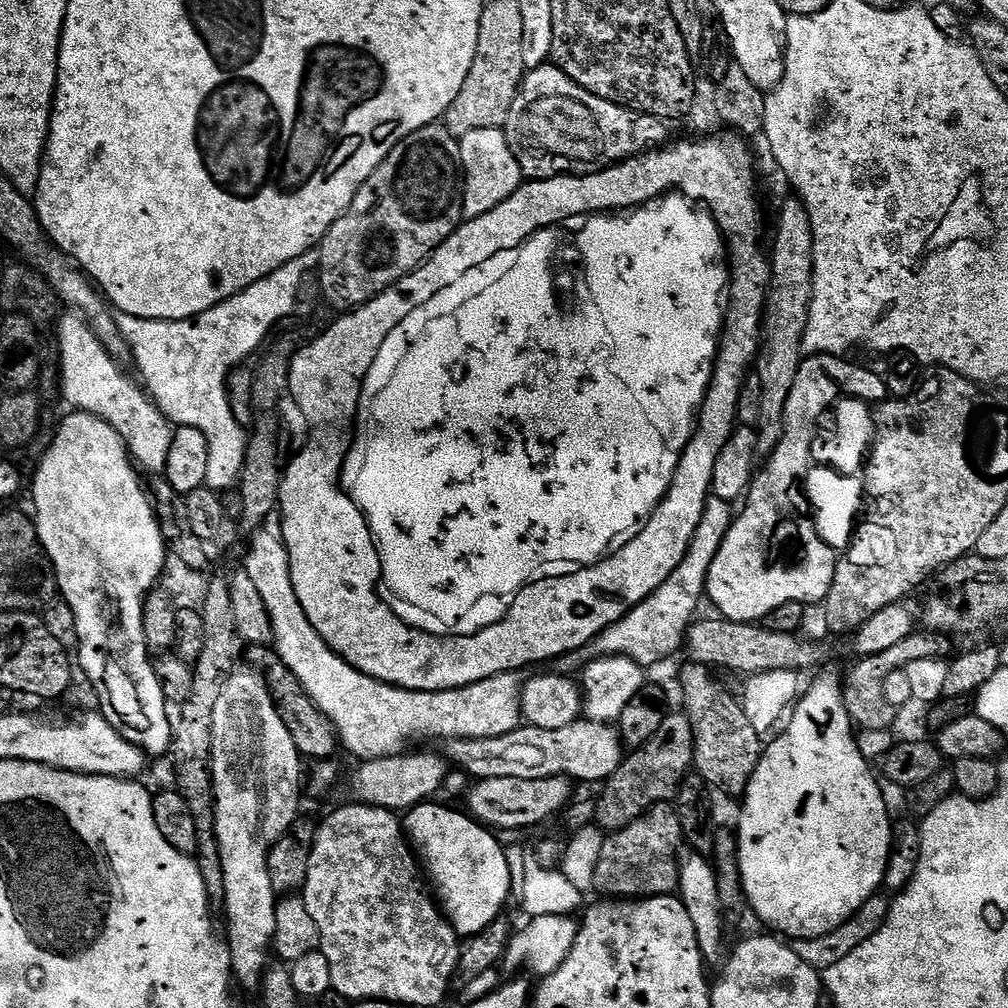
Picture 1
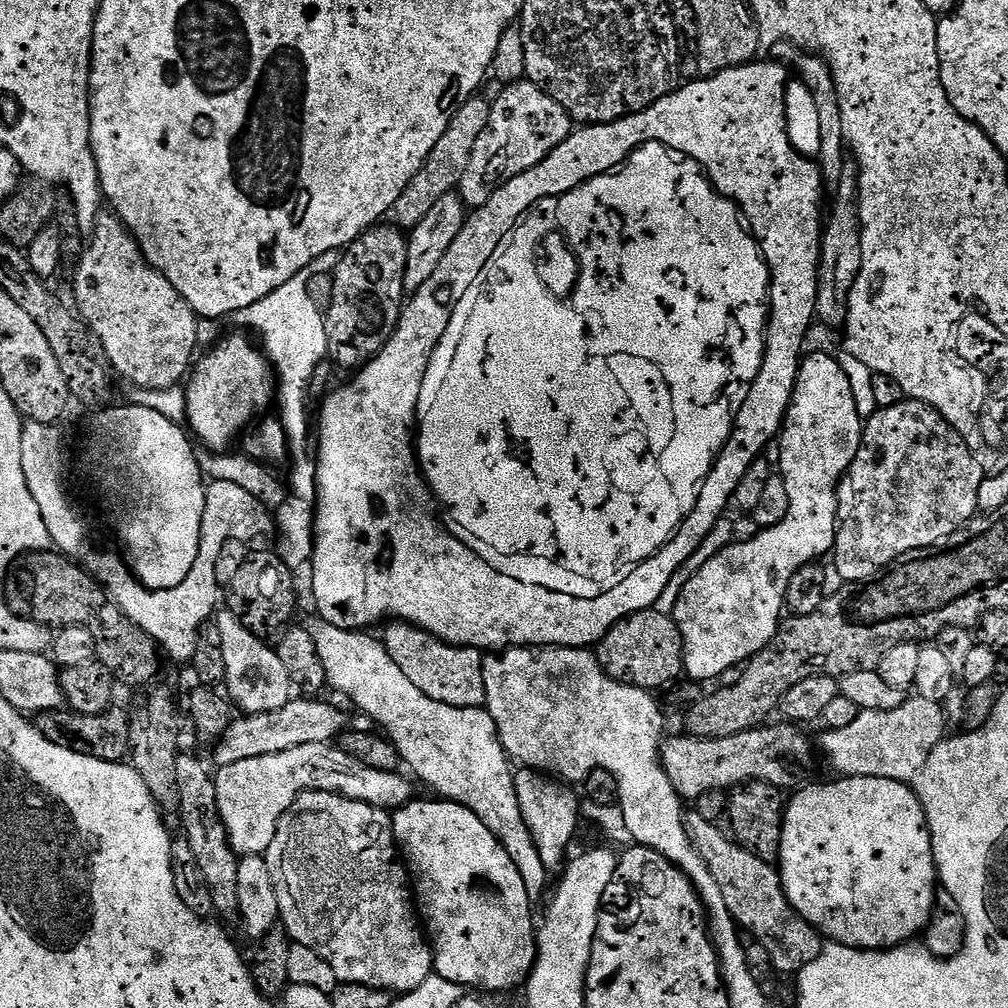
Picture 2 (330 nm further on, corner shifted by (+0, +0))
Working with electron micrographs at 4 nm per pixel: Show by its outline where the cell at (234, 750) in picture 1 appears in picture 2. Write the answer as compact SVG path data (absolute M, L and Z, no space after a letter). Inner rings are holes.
M221 611L214 622L218 626L218 634L222 634L222 655L226 658L224 684L231 703L244 714L269 712L286 706L293 699L294 689L290 674L286 666L282 666L282 658L278 658L275 647L268 645L267 648L264 645L267 643L246 630L246 626L242 626L240 619L232 612Z

